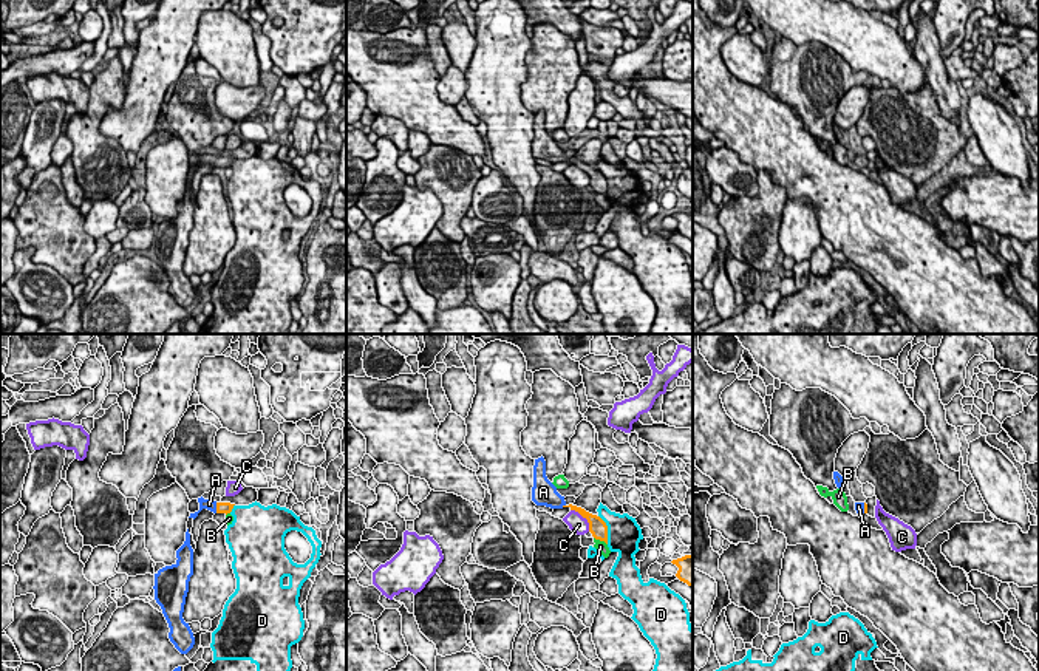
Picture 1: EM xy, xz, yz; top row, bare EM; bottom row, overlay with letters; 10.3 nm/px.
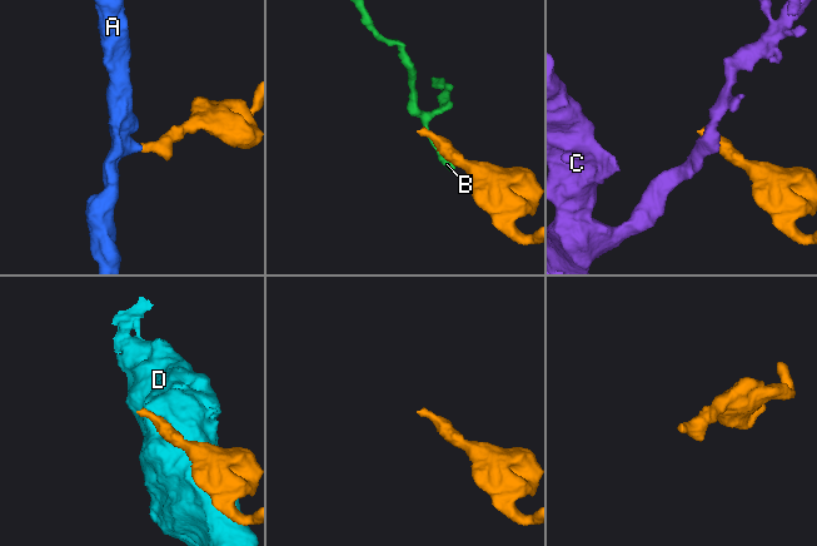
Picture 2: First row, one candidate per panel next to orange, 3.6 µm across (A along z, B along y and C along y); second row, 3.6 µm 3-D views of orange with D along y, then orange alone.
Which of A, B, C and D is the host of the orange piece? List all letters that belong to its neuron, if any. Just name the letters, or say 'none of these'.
A

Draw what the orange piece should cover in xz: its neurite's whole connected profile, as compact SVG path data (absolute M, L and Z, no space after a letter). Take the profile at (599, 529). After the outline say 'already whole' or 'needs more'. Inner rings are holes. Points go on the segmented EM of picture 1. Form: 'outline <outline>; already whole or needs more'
outline M544 458L535 459L533 465L533 487L532 487L532 501L537 506L546 506L550 509L569 507L571 510L578 512L589 523L589 532L595 540L605 541L608 544L608 526L606 523L581 507L566 504L564 496L557 492L557 487L546 476L546 461Z; needs more

